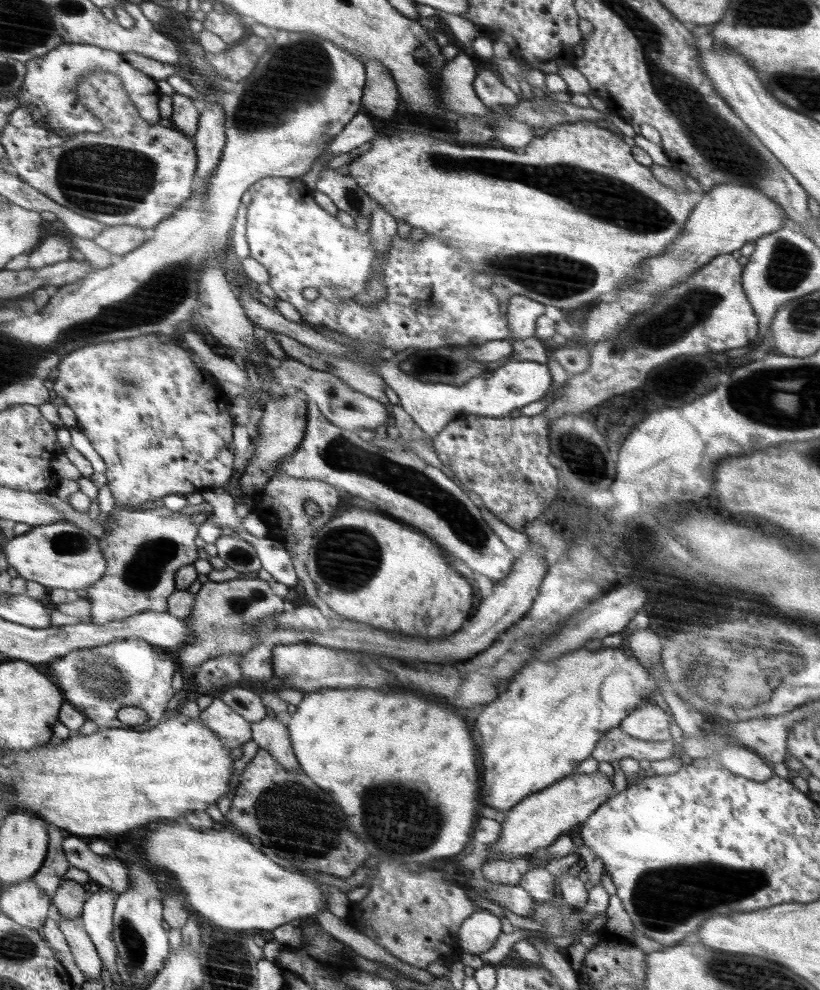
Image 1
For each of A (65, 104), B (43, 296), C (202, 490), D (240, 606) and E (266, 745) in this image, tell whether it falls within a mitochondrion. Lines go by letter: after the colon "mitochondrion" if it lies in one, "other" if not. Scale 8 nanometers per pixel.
A: other
B: other
C: other
D: mitochondrion
E: other

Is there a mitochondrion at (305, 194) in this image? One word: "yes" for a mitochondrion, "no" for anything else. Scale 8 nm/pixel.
no

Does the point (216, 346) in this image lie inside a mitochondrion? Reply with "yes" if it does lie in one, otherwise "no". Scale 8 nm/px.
no

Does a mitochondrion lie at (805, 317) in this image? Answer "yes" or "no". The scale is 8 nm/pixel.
yes

